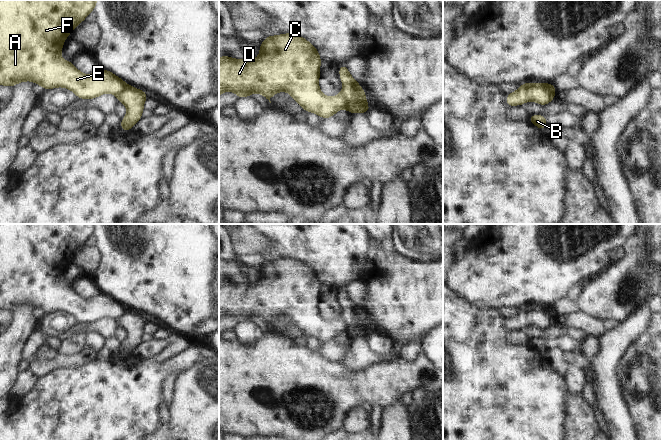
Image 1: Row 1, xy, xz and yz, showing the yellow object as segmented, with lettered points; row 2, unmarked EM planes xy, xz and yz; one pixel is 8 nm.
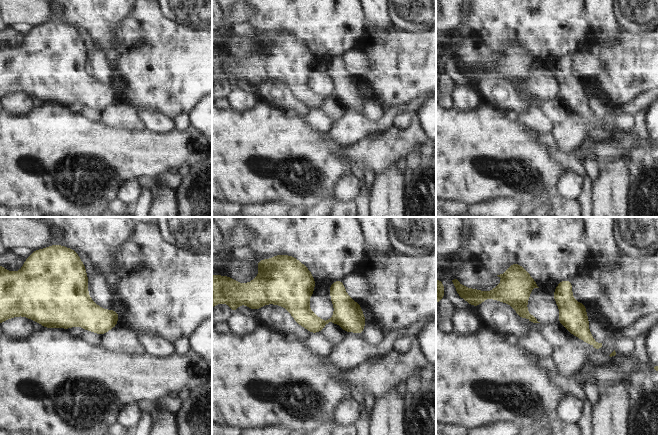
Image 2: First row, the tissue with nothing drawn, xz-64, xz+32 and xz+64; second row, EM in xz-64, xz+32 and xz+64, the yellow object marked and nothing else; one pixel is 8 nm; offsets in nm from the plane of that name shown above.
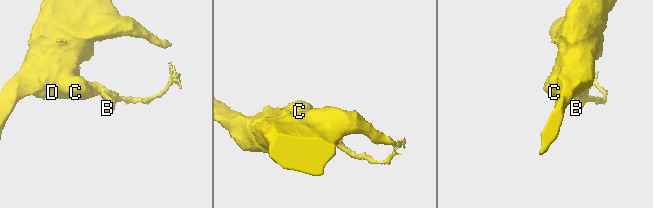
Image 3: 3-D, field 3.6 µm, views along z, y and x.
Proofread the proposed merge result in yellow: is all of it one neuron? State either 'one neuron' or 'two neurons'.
two neurons

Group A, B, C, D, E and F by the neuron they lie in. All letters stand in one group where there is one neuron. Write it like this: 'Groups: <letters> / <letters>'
Groups: A C D E F / B.

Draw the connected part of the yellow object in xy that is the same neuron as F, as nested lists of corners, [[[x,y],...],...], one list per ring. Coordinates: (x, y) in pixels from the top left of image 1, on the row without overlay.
[[[0,224],[0,309],[9,311],[24,305],[33,305],[44,314],[64,311],[73,315],[77,322],[94,323],[103,317],[120,319],[128,308],[114,297],[100,293],[91,299],[80,296],[71,286],[61,282],[61,273],[70,259],[91,235],[97,224]]]

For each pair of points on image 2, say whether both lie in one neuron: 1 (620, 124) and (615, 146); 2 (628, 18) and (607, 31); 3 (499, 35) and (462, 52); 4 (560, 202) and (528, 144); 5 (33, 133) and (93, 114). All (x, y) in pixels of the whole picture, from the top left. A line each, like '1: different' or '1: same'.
1: different
2: different
3: different
4: different
5: different

